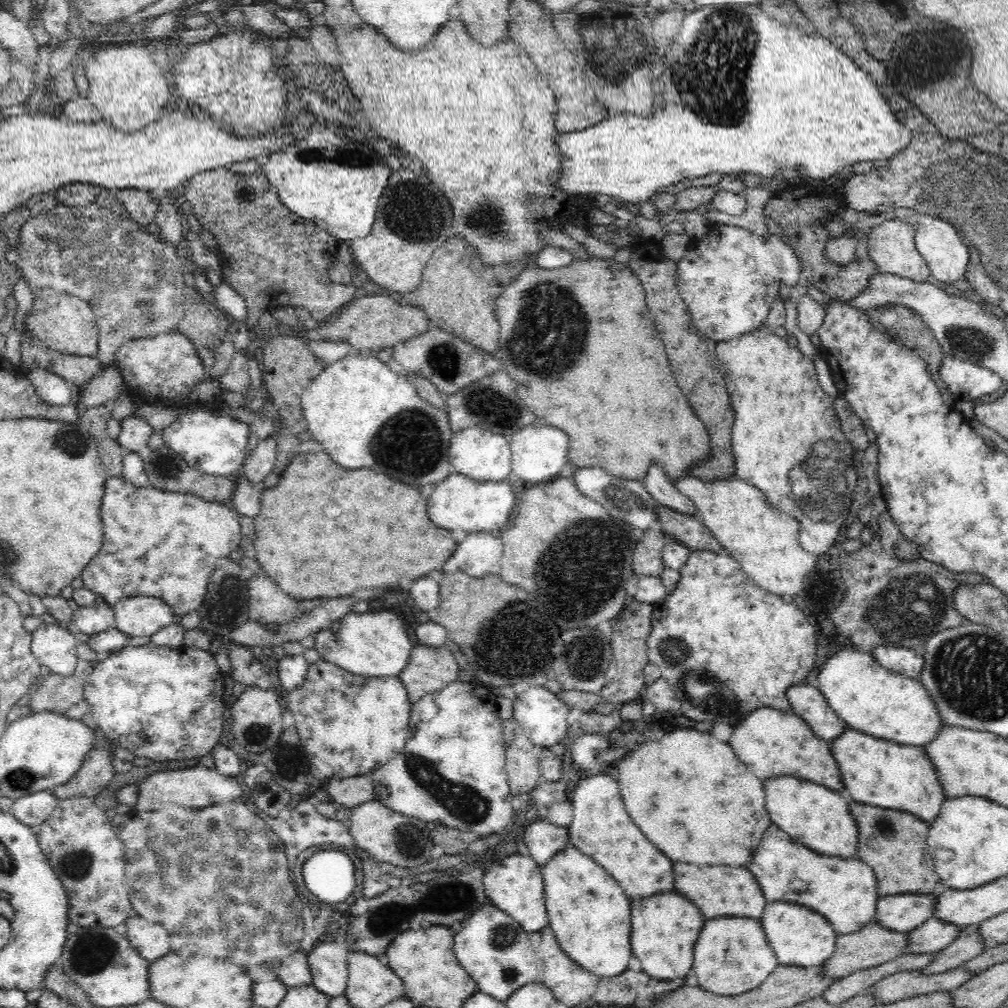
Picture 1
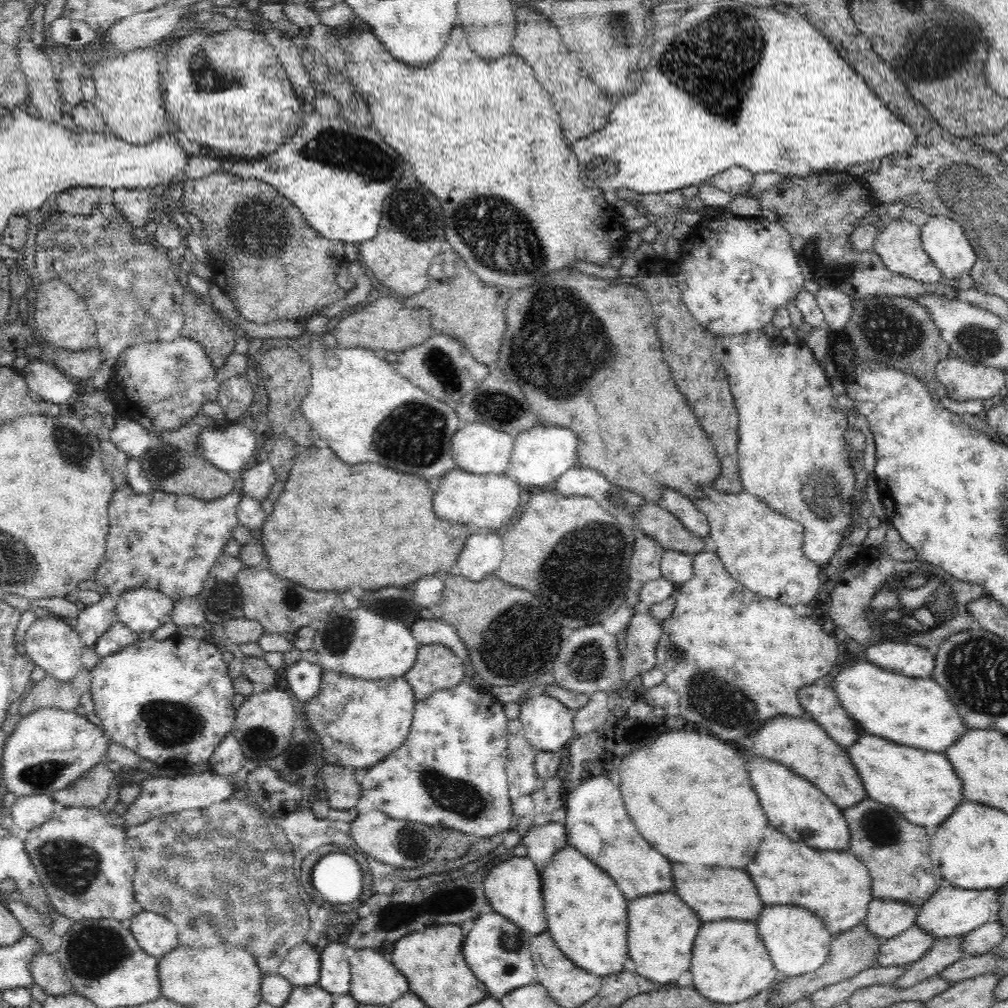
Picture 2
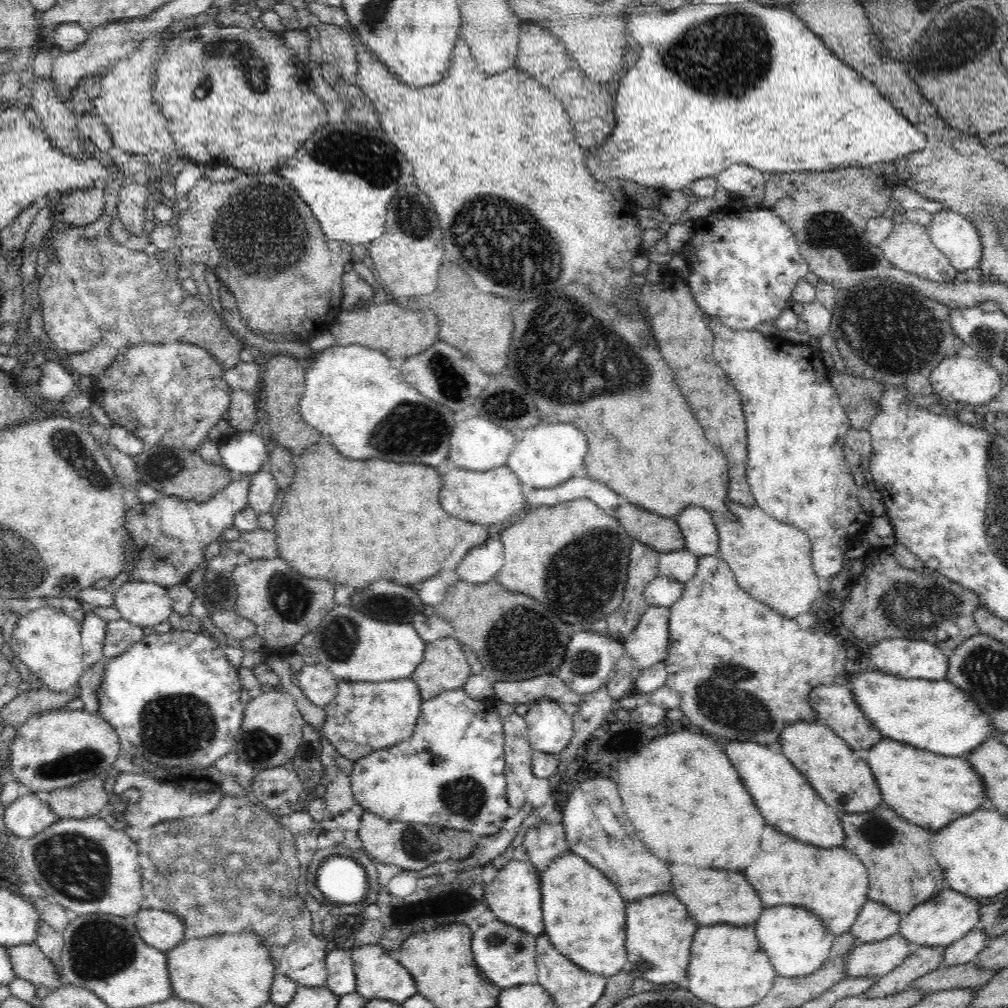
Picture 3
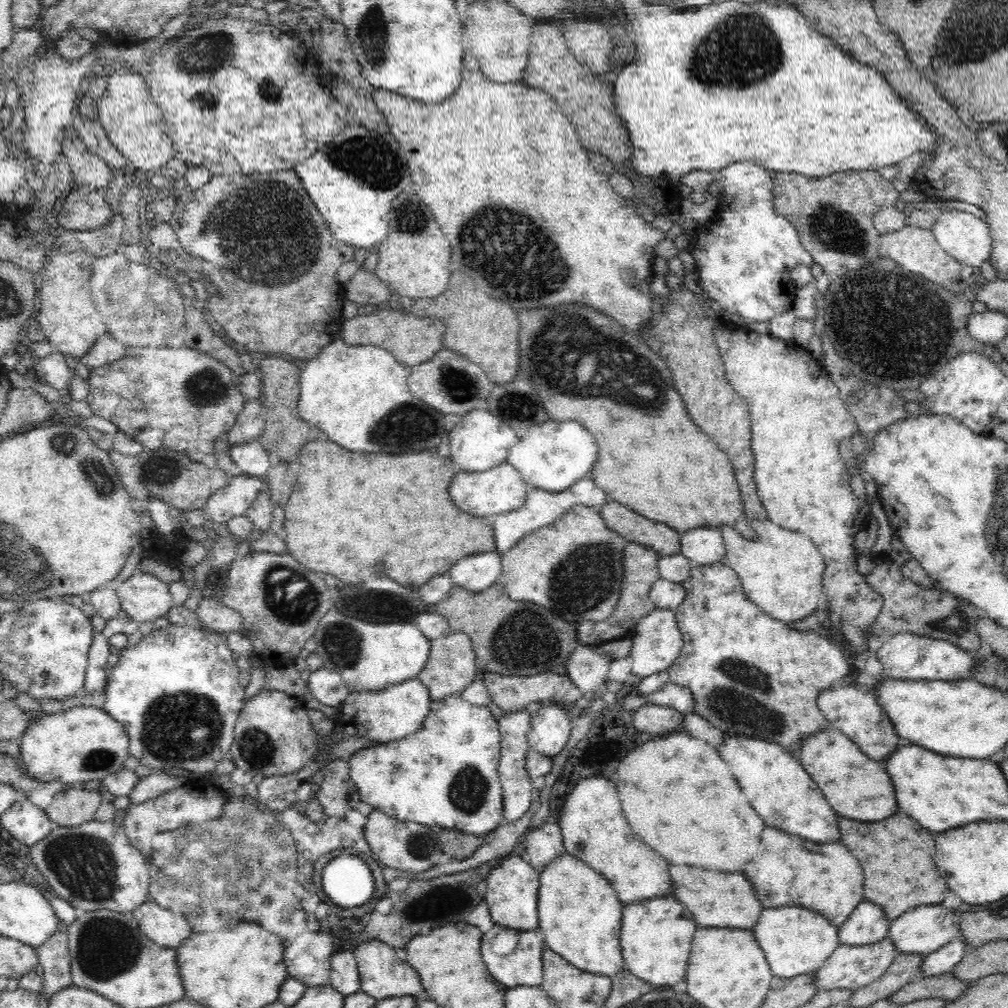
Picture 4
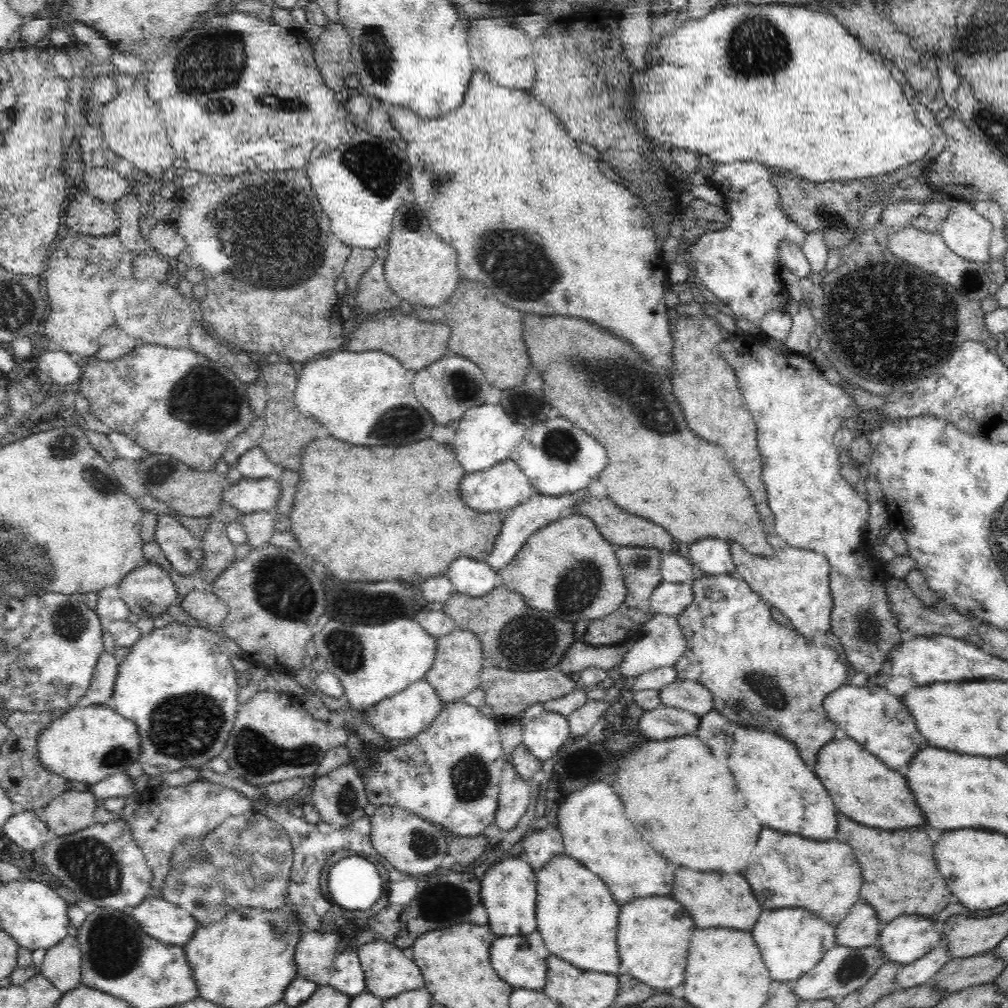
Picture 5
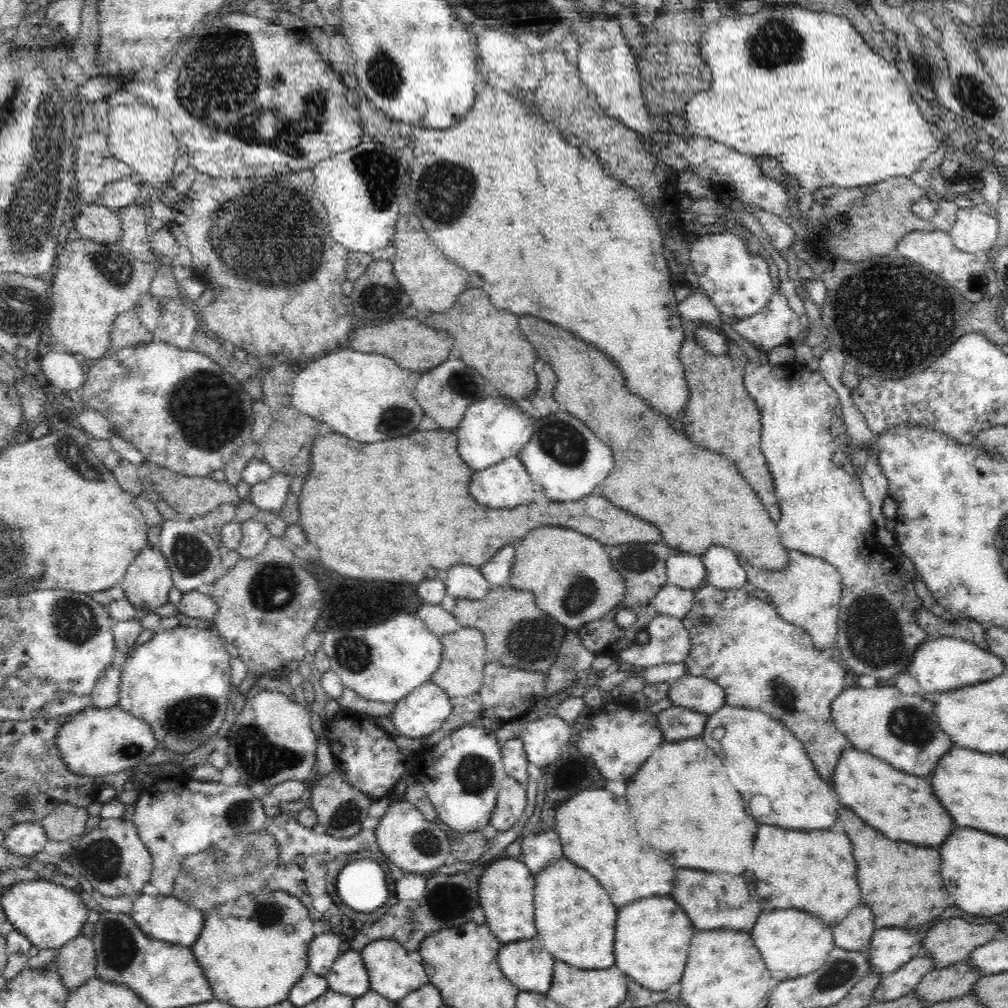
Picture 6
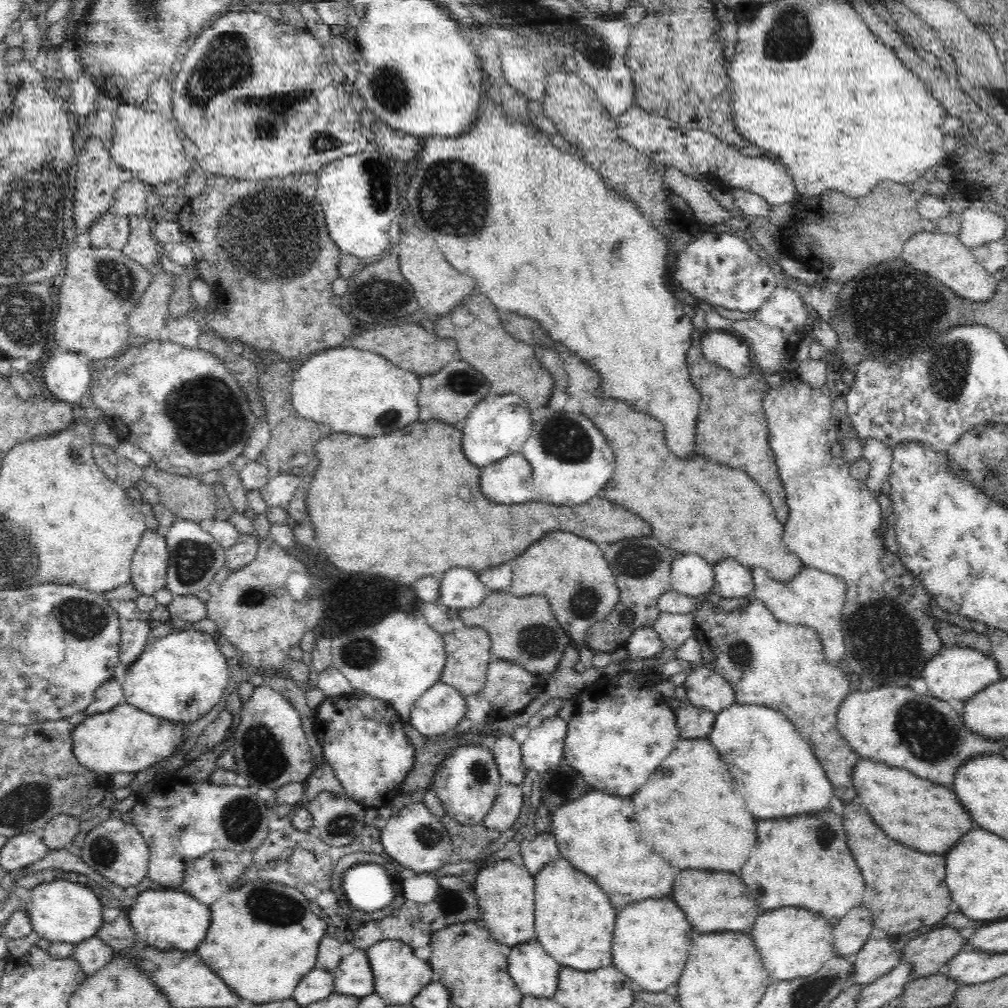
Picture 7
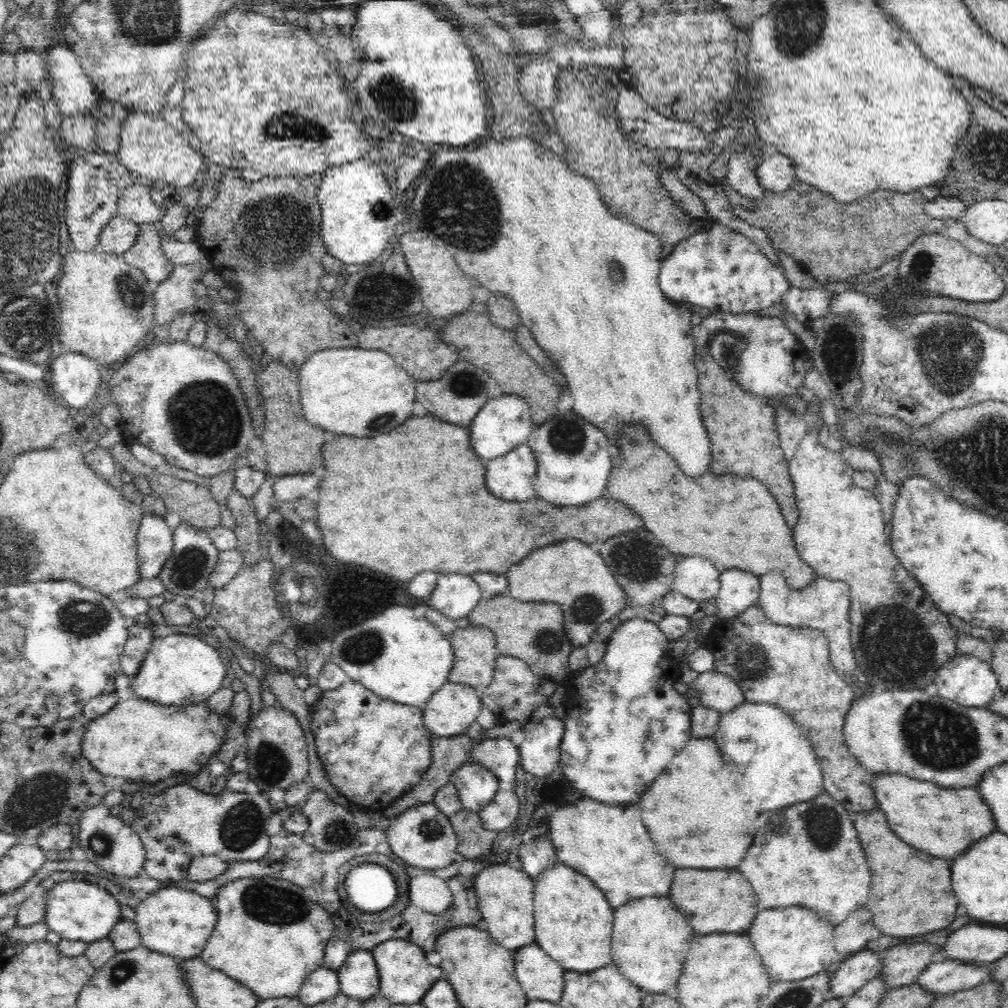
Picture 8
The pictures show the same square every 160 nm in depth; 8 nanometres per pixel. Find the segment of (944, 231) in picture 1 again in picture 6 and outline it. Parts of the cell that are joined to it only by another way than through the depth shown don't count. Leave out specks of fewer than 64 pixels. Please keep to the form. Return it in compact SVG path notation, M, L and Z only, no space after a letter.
M965 207L957 210L956 220L948 233L958 250L982 255L996 242L999 228L997 218L975 207Z

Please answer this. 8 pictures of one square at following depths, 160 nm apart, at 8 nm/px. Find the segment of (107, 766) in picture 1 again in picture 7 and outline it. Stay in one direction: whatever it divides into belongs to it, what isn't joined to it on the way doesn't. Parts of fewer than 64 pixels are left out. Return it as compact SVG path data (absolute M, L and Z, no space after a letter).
M58 814L44 825L40 837L50 850L64 849L80 832L80 822L78 817Z

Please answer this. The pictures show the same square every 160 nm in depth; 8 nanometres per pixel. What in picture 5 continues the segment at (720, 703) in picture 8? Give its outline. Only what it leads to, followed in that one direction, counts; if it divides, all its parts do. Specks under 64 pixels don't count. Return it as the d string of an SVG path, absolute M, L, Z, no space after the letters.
M676 679L659 690L659 698L663 705L702 716L714 710L711 692L699 682Z

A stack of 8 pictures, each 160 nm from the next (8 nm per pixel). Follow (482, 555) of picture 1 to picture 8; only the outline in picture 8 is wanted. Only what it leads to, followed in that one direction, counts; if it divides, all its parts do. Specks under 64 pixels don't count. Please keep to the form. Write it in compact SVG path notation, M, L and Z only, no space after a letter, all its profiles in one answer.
M440 574L429 604L452 620L467 617L483 595L472 575Z

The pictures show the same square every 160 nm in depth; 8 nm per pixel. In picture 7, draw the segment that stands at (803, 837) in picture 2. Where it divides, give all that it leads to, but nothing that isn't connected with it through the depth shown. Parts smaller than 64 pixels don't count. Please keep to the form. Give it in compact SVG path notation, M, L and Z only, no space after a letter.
M735 702L717 713L710 731L710 740L734 774L734 780L746 798L746 806L756 818L790 818L798 814L822 813L838 806L834 800L832 783L812 748L802 740L794 724L790 724L790 720L786 720L786 716L782 716L780 712L760 705L741 705Z

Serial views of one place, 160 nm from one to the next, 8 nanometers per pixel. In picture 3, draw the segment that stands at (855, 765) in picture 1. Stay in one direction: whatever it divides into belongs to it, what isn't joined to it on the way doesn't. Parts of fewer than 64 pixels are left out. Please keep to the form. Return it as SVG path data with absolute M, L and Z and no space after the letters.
M882 737L863 757L873 772L883 802L916 826L936 832L958 816L986 808L985 784L964 757L936 755L905 743L898 744L888 737Z

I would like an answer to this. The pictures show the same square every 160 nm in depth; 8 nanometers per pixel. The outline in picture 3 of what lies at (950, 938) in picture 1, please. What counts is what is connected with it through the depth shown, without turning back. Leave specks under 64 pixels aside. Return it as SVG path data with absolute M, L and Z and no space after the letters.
M900 933L873 943L858 944L844 960L846 977L882 977L898 968L914 947Z

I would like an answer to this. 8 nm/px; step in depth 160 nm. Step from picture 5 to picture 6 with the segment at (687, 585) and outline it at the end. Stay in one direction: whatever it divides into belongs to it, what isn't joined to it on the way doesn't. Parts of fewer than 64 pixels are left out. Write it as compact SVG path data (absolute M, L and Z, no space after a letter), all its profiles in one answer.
M667 583L654 598L653 606L658 615L682 618L693 606L694 590L681 588Z

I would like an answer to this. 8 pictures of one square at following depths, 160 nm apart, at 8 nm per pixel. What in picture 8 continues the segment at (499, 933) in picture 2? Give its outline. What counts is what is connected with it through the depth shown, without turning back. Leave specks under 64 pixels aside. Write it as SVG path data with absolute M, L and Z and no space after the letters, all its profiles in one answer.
M538 944L518 947L514 960L516 978L530 1001L559 1004L565 985L565 968L554 962Z

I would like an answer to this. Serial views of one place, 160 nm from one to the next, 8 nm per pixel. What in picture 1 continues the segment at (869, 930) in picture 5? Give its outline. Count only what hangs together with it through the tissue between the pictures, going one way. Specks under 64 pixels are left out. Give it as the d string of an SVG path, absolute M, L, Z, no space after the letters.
M932 892L898 893L879 897L875 920L890 930L908 933L934 917L937 896Z

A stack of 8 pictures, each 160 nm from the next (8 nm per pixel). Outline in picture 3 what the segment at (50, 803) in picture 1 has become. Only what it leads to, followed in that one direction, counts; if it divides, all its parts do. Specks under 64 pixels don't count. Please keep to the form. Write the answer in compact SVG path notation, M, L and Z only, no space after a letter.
M36 793L19 796L12 804L6 806L4 814L6 827L22 840L37 835L57 819L48 801L42 801Z

